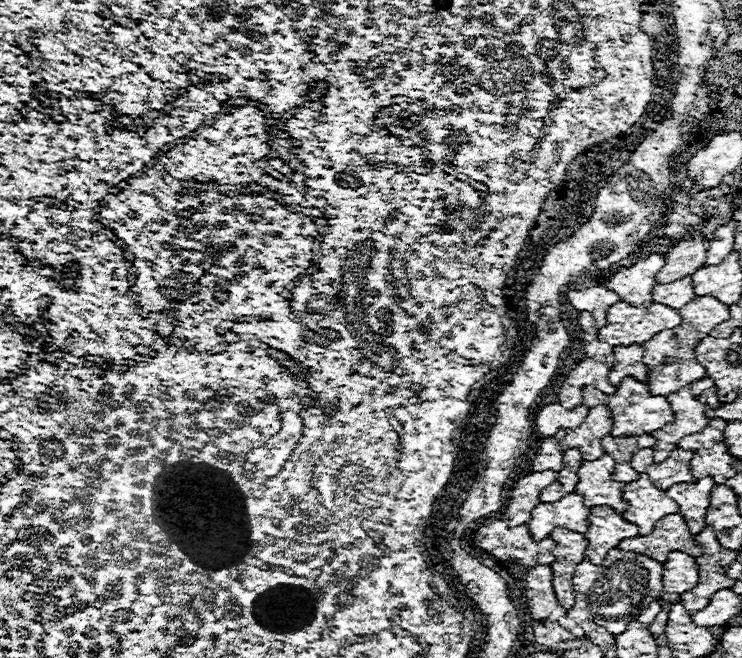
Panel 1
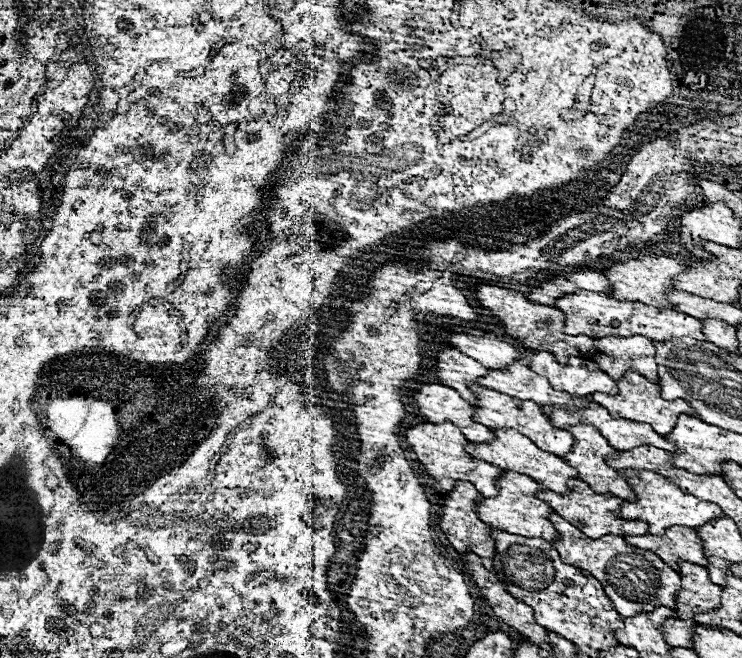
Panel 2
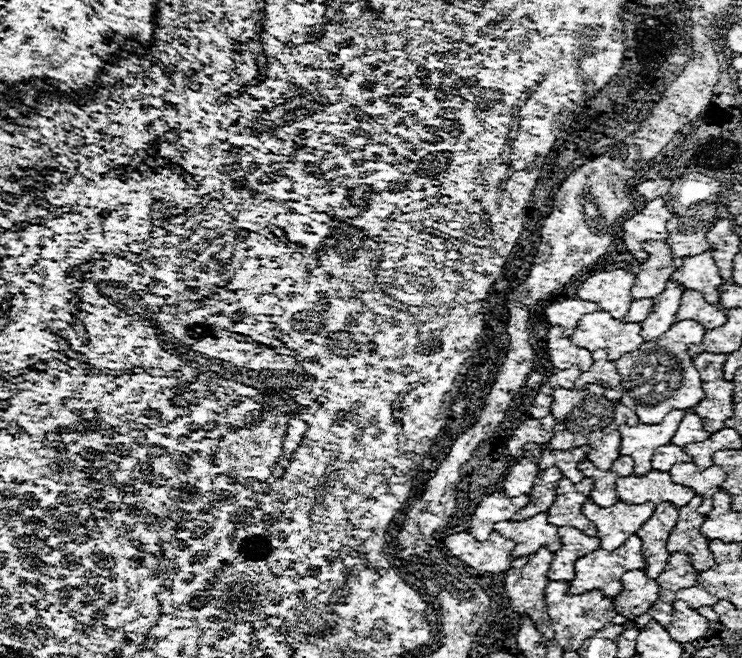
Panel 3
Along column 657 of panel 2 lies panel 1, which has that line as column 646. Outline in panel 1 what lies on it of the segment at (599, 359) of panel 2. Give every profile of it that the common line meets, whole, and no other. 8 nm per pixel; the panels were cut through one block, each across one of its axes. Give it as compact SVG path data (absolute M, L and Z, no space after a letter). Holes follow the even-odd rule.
M616 346L614 348L616 364L610 372L610 382L618 384L622 378L632 376L640 382L648 380L648 366L642 362L644 358L644 346Z

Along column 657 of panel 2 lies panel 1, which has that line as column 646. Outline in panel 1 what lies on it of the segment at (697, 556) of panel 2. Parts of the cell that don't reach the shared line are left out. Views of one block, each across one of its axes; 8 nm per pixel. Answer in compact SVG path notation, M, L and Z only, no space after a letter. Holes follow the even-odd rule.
M668 514L668 518L662 518L660 522L656 522L652 534L644 536L644 538L640 538L640 536L626 538L624 542L620 542L618 548L640 552L640 554L646 554L660 562L664 562L664 558L668 558L668 554L672 550L686 552L694 558L704 552L696 544L694 536L690 534L690 530L680 514Z

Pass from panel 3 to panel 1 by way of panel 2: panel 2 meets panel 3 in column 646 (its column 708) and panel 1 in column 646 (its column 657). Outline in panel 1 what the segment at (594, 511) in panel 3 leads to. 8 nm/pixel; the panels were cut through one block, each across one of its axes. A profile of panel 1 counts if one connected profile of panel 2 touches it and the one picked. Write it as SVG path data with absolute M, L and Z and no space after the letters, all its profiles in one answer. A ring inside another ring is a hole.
M640 474L640 478L626 486L624 498L630 508L624 512L624 518L636 526L640 526L640 536L646 536L654 530L654 522L668 514L678 512L678 504L666 496L664 490L656 488L648 474Z

